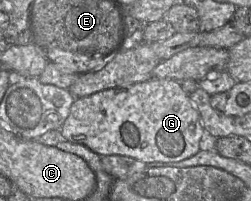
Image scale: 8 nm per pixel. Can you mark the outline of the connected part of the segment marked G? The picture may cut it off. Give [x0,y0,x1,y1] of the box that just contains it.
[59,78,204,163]

